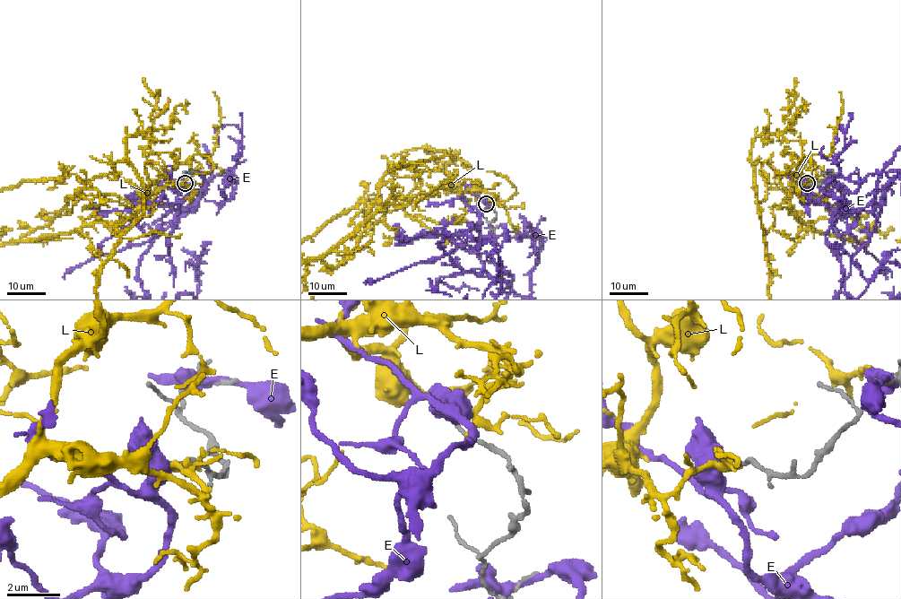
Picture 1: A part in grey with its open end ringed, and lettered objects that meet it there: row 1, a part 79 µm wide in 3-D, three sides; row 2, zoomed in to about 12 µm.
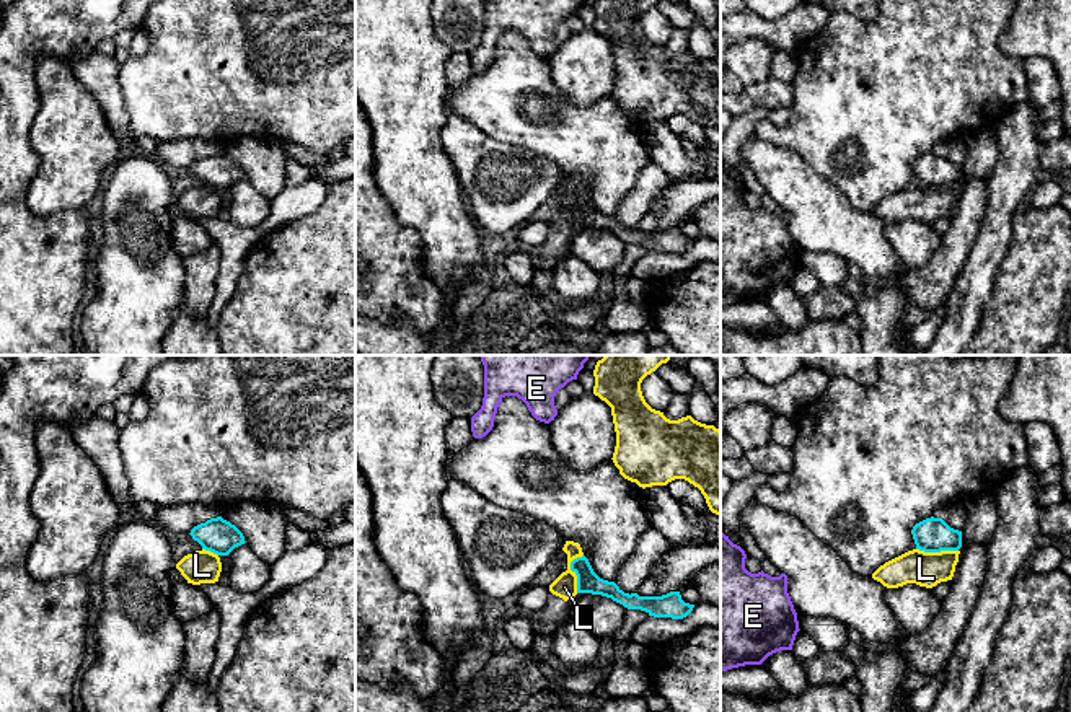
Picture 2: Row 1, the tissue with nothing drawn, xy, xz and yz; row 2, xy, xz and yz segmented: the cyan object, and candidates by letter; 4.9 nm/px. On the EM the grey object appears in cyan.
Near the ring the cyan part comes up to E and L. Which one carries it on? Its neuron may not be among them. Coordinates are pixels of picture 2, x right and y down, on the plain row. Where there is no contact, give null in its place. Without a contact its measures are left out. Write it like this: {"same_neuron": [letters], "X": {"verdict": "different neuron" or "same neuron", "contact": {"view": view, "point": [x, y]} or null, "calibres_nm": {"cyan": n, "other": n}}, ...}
{"same_neuron": [], "E": {"verdict": "different neuron", "contact": null}, "L": {"verdict": "different neuron", "contact": {"view": "xz", "point": [572, 206]}, "calibres_nm": {"cyan": 110, "other": 120}}}

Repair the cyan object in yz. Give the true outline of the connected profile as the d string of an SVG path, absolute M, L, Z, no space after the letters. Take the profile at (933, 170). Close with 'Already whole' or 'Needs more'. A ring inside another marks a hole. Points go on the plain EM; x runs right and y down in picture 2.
M926 153L911 165L916 184L924 187L959 186L962 166L950 163L942 153Z. Already whole

